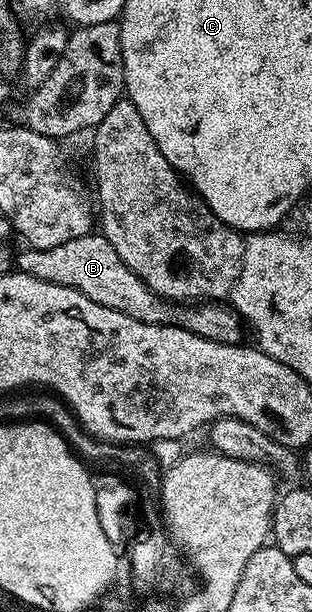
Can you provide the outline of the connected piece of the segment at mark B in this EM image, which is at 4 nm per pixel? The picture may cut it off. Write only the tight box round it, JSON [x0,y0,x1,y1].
[16,231,244,345]

